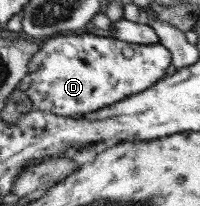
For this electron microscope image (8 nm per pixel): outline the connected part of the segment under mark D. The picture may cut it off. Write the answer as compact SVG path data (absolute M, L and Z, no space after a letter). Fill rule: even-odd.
M65 33L40 43L38 53L28 61L28 73L20 82L28 80L24 93L35 110L70 117L117 104L122 98L148 89L166 75L170 63L170 52L158 41L138 45L108 36Z

